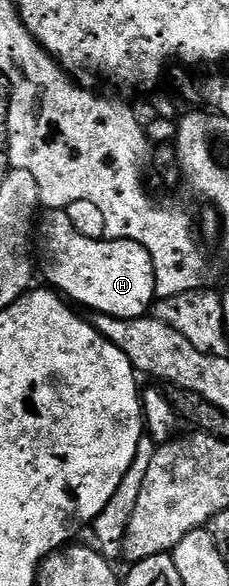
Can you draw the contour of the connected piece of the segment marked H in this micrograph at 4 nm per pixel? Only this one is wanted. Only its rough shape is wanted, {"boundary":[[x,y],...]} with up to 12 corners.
{"boundary":[[47,209],[36,236],[45,283],[116,319],[156,300],[149,250],[82,236]]}

